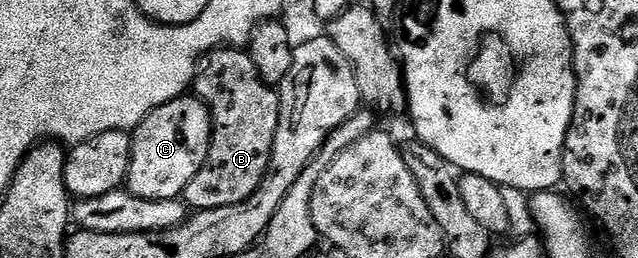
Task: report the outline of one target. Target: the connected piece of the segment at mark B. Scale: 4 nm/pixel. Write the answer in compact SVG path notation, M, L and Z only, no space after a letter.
M220 47L200 57L193 93L211 110L211 146L201 171L189 179L182 200L191 211L241 203L257 191L269 167L279 122L279 94L261 79L250 52L239 47Z

